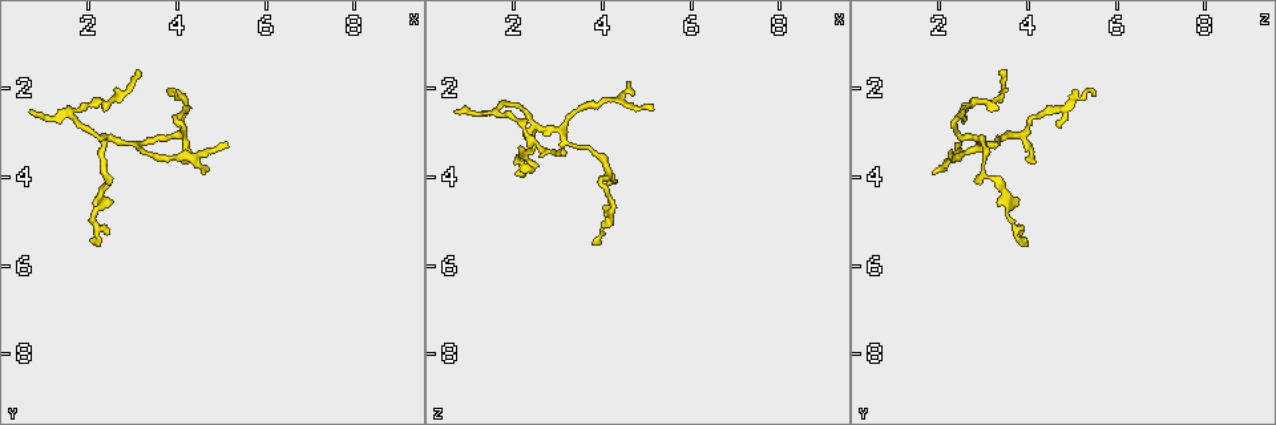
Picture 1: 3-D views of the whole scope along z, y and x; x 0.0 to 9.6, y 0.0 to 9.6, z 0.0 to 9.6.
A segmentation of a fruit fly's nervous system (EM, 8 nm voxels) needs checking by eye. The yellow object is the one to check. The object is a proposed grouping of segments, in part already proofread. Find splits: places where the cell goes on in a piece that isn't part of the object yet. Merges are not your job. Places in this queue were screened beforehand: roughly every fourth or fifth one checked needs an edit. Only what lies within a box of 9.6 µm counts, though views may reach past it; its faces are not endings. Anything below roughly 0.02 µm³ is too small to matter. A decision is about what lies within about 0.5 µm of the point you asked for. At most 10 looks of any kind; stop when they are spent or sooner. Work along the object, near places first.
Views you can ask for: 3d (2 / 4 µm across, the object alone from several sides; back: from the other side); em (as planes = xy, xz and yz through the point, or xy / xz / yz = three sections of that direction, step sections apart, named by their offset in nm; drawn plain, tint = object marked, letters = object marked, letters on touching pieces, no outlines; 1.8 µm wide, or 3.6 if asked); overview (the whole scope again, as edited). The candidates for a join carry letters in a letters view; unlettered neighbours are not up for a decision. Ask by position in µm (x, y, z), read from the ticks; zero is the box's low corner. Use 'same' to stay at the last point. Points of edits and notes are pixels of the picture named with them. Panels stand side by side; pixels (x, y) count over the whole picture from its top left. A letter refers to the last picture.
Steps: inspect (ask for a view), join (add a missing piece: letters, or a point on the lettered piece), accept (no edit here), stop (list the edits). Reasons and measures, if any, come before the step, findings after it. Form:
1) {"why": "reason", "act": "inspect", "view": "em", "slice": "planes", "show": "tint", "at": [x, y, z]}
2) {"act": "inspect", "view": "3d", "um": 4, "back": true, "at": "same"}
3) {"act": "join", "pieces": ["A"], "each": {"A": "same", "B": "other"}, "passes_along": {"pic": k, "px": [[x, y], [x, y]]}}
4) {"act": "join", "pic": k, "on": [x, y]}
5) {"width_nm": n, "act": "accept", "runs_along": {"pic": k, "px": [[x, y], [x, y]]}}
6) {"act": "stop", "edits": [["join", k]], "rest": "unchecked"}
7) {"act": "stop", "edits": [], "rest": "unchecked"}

{"why": "thin end", "act": "inspect", "view": "3d", "um": 2, "at": [4.60, 3.90, 1.80]}

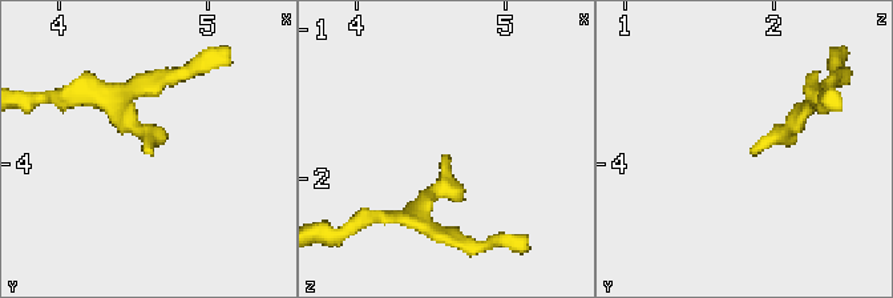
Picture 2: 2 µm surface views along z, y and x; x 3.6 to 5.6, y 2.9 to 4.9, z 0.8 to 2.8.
{"act": "inspect", "view": "em", "slice": "xy", "step": 16, "show": "letters", "at": [4.64, 3.92, 1.86]}

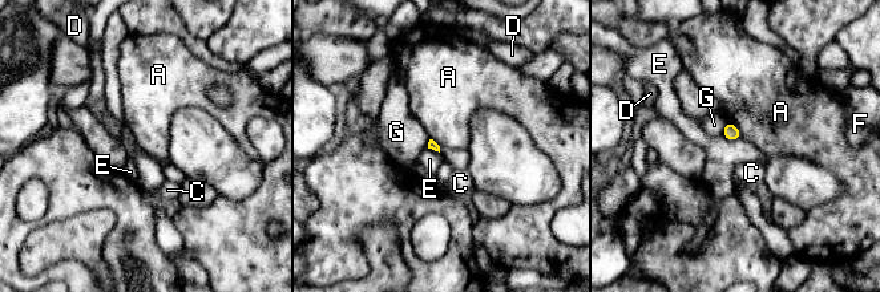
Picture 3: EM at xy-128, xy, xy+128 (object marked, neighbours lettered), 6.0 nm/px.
{"act": "accept", "each": {"A": "other", "C": "other", "D": "other", "E": "other", "F": "other", "G": "other"}, "border": {"pic": 3, "px": [[727, 120], [739, 130], [742, 137]]}, "found": "no lettered piece goes on from it"}

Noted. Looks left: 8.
{"why": "three arms meet", "act": "inspect", "view": "em", "slice": "yz", "step": 4, "show": "tint", "at": [2.35, 3.35, 3.10]}

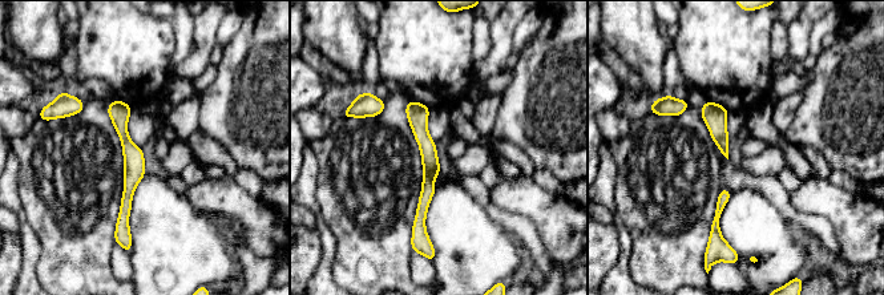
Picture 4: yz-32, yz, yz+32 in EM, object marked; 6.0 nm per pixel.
{"why": "see the neighbours", "act": "inspect", "view": "em", "slice": "yz", "step": 4, "show": "letters", "at": "same"}

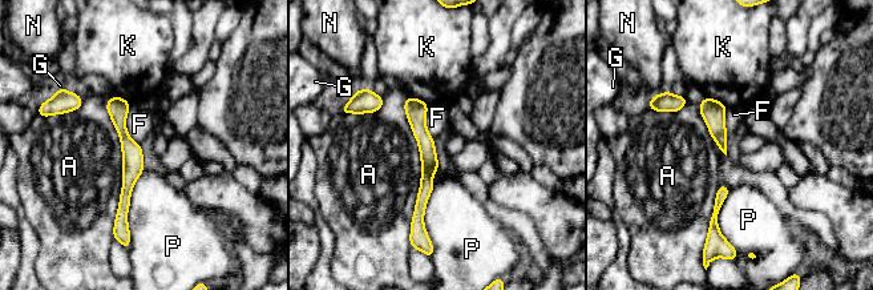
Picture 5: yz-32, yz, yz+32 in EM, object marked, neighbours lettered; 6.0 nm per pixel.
{"width_nm": 100, "act": "accept", "each": {"A": "other", "F": "other", "G": "other", "K": "other", "N": "other", "P": "other"}, "border": {"pic": 5, "px": [[129, 107], [125, 129], [138, 144]]}, "found": "no lettered piece goes on from it"}

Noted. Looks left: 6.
{"act": "inspect", "view": "em", "slice": "planes", "show": "tint", "at": [4.10, 3.05, 3.80]}

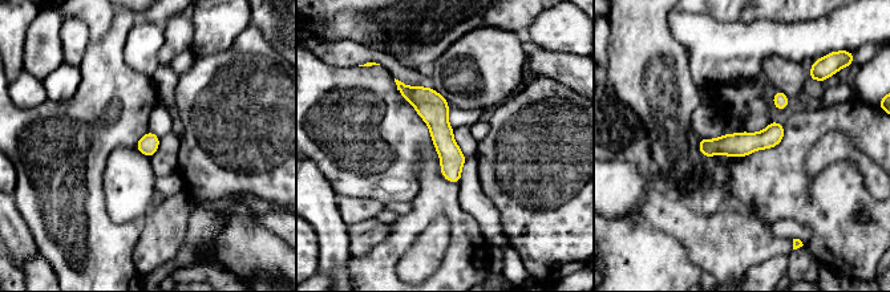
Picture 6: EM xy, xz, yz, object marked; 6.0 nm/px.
{"why": "what lies round it", "act": "inspect", "view": "em", "slice": "planes", "show": "letters", "at": "same"}

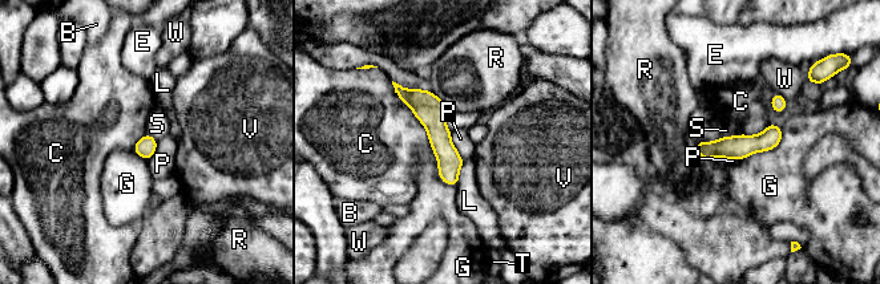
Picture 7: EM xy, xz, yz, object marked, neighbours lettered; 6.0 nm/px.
{"act": "accept", "each": {"B": "other", "C": "other", "E": "other", "G": "other", "L": "other", "P": "other", "R": "other", "S": "other", "T": "other", "V": "other", "W": "other"}, "border": {"pic": 7, "px": [[391, 81], [426, 129], [434, 153]]}, "found": "no lettered piece goes on from it"}

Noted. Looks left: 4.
{"why": "long arm stops here", "act": "inspect", "view": "3d", "um": 4, "at": [2.10, 5.35, 3.95]}

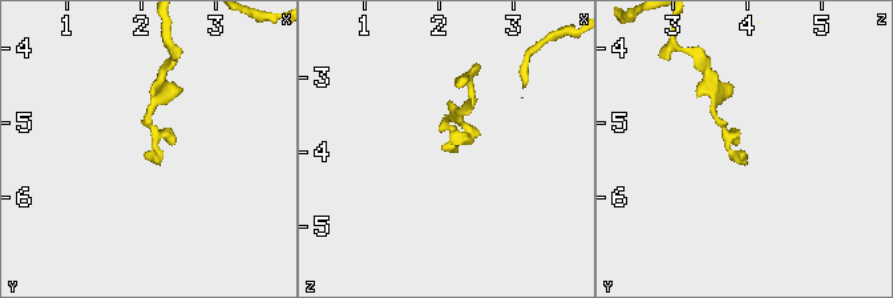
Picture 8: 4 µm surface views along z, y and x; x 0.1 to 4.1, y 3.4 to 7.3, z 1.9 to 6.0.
{"act": "inspect", "view": "em", "slice": "xy", "step": 8, "show": "tint", "at": [2.05, 5.45, 3.90]}

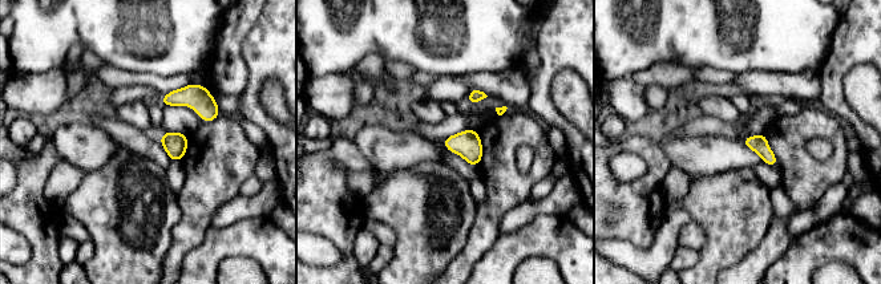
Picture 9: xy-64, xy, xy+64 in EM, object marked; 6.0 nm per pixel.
{"act": "inspect", "view": "em", "slice": "planes", "show": "letters", "at": "same"}

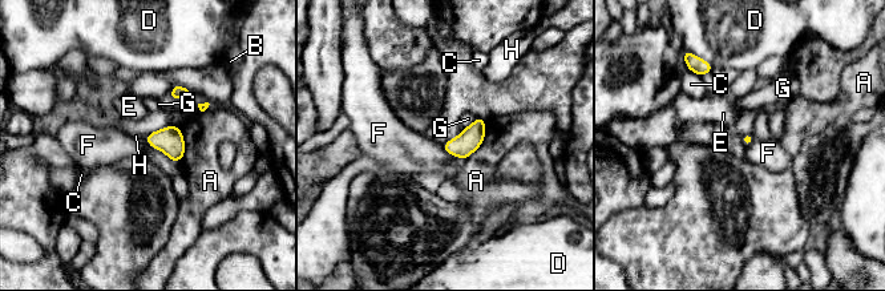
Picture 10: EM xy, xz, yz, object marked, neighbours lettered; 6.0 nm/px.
{"width_nm": 70, "act": "accept", "each": {"A": "other", "B": "other", "C": "other", "D": "other", "E": "other", "F": "other", "G": "other", "H": "other"}, "border": {"pic": 10, "px": [[441, 145], [447, 152], [463, 160]]}, "found": "no lettered piece goes on from it"}

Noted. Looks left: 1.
{"act": "stop", "edits": [], "rest": "unchecked"}

